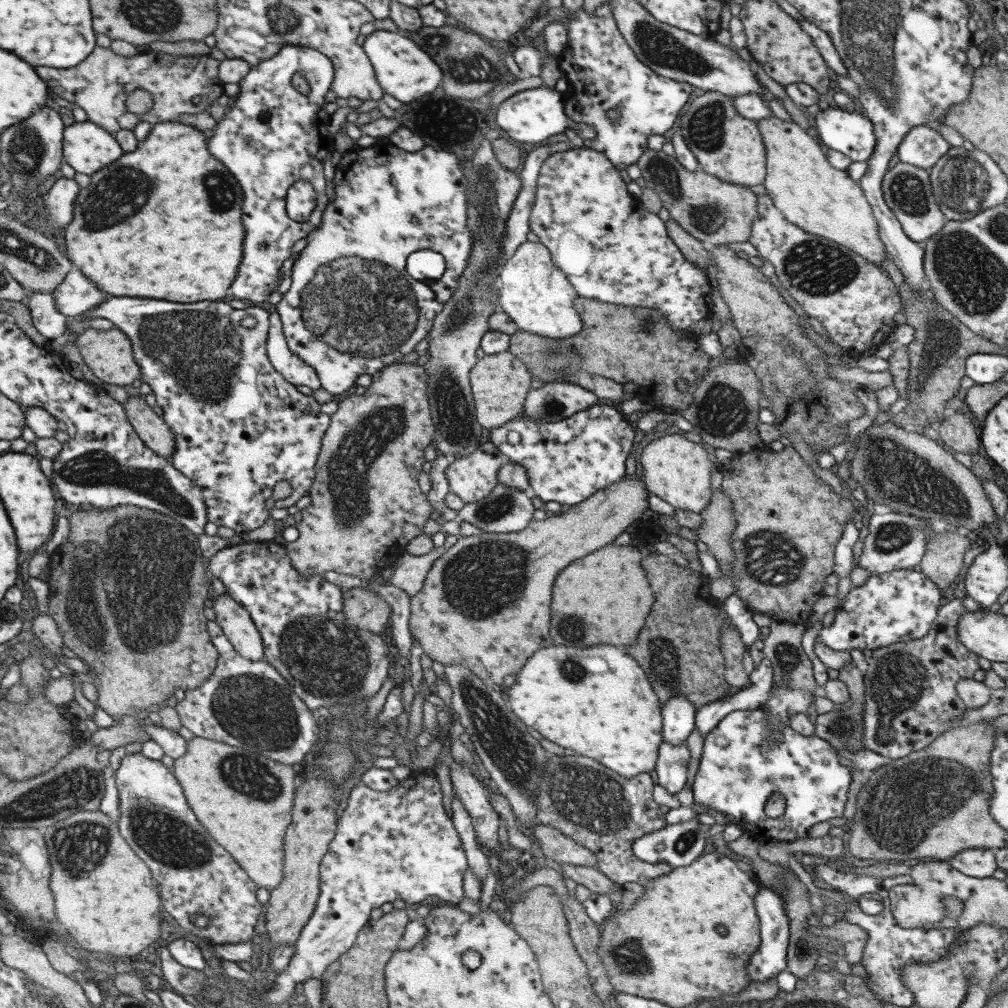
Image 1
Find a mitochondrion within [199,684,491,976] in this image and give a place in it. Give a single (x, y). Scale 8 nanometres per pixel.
(245, 773)

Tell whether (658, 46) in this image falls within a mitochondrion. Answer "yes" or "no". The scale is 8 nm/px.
yes

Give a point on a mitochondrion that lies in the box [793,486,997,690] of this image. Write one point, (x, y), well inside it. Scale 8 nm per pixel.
(891, 535)

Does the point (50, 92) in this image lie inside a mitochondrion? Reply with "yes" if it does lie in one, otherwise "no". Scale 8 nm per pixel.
no

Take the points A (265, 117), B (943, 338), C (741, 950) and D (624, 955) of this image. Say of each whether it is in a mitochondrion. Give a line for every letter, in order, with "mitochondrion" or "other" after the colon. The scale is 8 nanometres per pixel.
A: other
B: mitochondrion
C: other
D: mitochondrion

